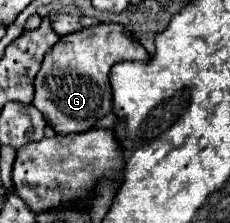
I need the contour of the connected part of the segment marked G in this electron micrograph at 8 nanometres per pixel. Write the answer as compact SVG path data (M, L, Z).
M98 24L62 36L60 42L44 56L42 68L36 74L36 96L32 104L44 114L56 134L92 130L100 118L112 112L110 68L124 60L148 62L150 54L120 24Z

